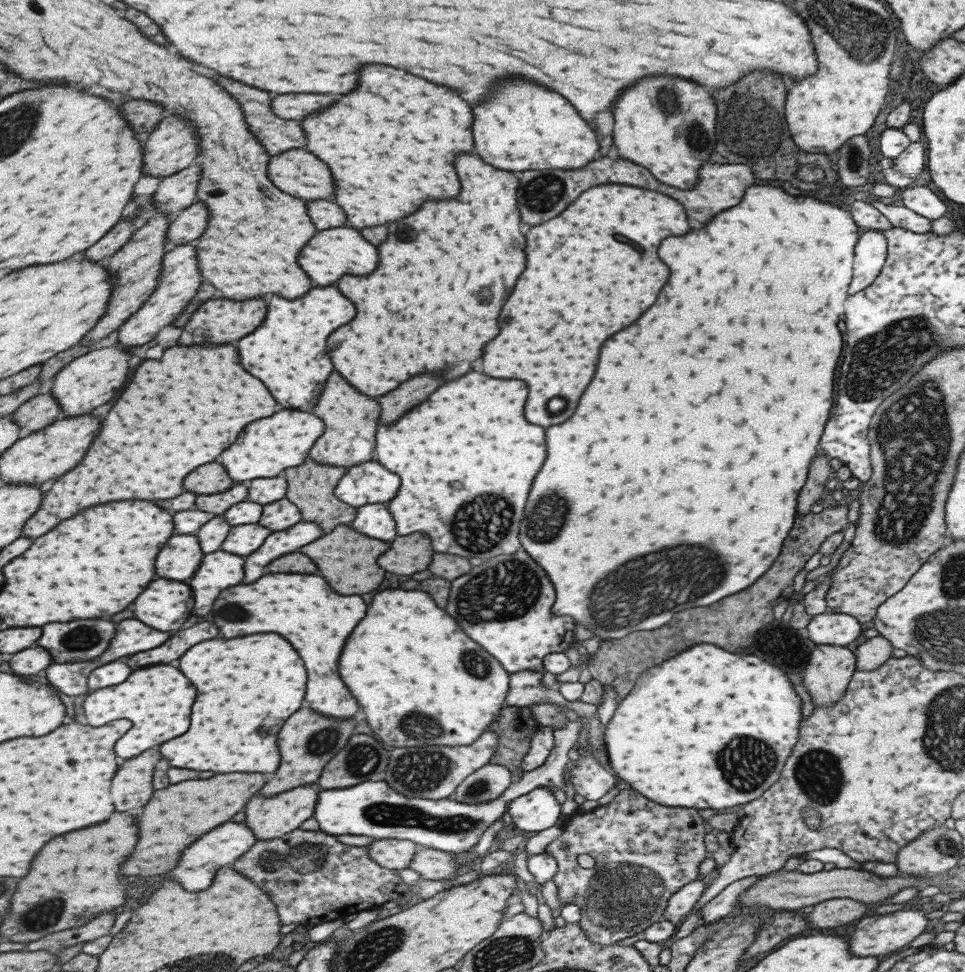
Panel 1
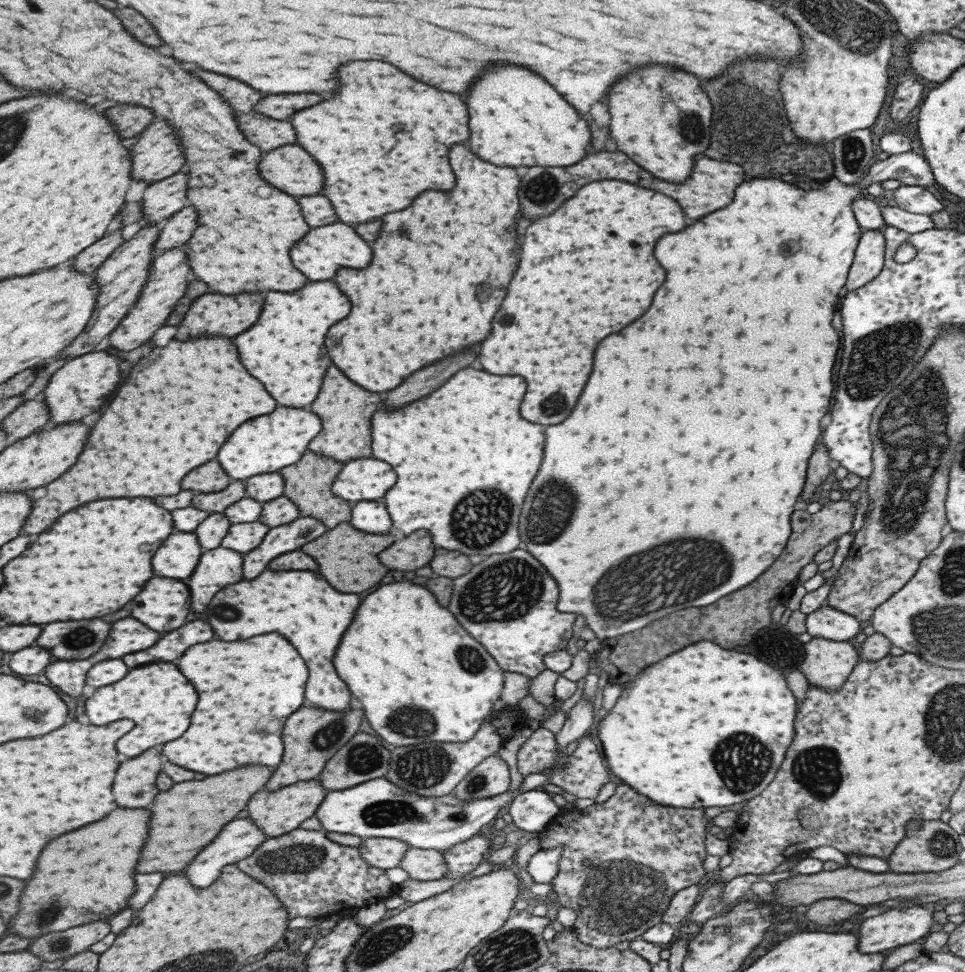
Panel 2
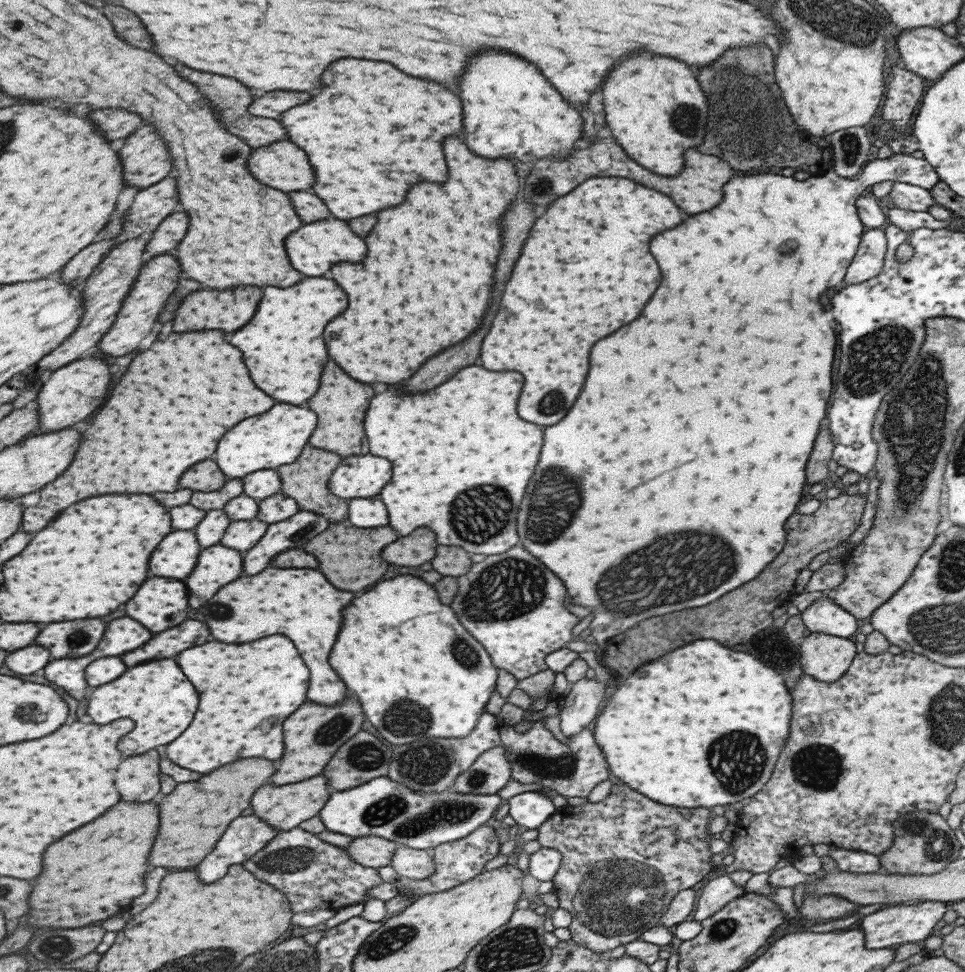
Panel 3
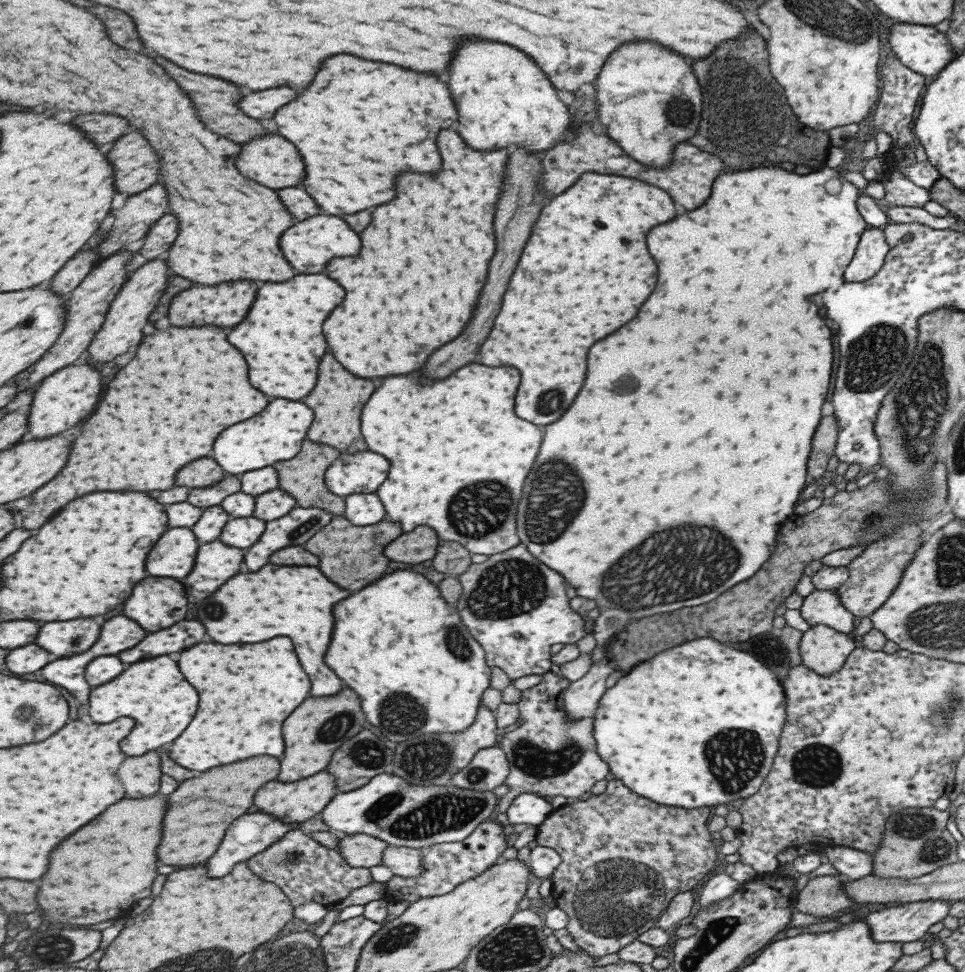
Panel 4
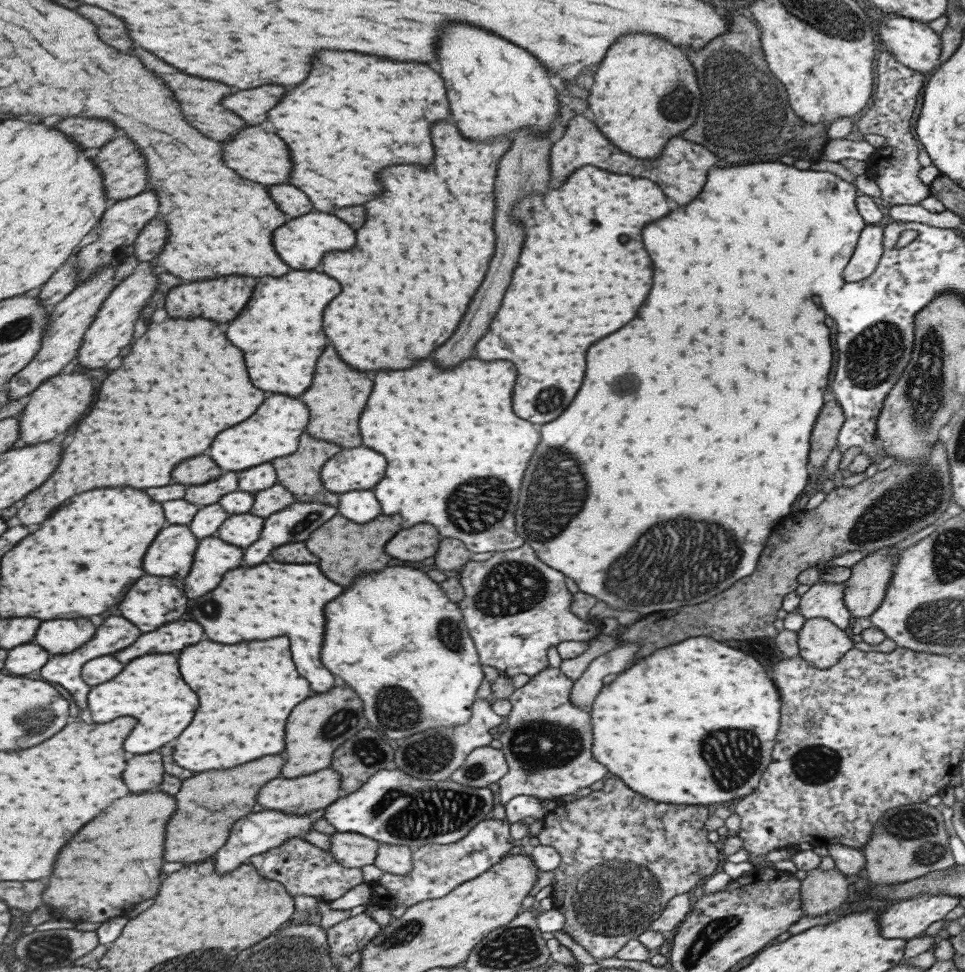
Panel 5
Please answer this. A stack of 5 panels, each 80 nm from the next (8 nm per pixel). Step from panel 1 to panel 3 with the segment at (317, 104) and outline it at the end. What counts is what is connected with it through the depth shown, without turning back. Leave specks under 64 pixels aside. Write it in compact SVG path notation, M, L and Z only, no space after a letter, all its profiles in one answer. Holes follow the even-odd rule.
M269 92L269 94L253 98L253 102L247 106L247 112L253 116L277 120L285 108L301 104L307 98L309 98L309 94L305 94L305 92Z

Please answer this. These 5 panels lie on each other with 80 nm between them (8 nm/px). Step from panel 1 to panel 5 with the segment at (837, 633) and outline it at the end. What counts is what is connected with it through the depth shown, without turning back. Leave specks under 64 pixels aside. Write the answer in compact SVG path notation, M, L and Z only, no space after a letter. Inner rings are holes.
M813 583L800 596L796 610L805 619L826 618L844 630L849 622L849 611L843 602L843 583Z

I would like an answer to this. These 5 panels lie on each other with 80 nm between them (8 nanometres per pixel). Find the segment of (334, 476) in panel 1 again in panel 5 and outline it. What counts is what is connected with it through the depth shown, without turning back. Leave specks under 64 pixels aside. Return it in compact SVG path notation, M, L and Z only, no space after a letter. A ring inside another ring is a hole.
M305 430L302 433L299 436L295 452L271 460L270 463L274 468L276 480L292 494L295 501L321 501L323 504L330 504L336 508L338 494L325 490L320 481L320 468L330 456L336 455L341 448L336 444L331 444L329 441L313 438L307 435Z

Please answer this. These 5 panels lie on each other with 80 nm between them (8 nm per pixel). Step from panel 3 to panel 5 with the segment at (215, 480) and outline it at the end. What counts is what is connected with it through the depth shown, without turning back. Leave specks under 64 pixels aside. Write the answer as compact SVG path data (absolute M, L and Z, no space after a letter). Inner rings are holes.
M193 456L187 460L181 460L173 470L171 478L177 484L205 484L221 476L223 470L213 464L207 456Z

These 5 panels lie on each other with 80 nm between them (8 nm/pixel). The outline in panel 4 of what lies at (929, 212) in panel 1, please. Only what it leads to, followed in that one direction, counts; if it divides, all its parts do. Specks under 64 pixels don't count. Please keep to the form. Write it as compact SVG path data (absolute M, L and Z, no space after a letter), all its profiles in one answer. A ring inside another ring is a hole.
M891 168L885 178L879 181L885 191L885 201L890 206L908 206L921 208L930 201L929 192L926 188L921 188L905 180L905 176L899 174L897 168Z

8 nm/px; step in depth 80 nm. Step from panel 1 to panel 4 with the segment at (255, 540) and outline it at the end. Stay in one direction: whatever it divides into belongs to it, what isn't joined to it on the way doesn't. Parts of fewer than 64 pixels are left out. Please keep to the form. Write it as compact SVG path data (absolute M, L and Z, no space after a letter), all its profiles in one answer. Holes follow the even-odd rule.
M253 515L230 518L221 528L218 539L233 548L249 548L263 532L265 521Z

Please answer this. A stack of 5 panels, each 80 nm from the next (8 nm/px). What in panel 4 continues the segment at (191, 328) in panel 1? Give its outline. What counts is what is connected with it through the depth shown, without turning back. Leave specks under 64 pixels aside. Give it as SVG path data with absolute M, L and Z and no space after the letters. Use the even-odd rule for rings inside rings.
M239 280L233 284L217 284L217 286L193 286L193 288L183 290L173 296L167 316L173 326L213 324L213 326L229 326L231 328L245 318L251 302L255 298L255 290L257 290L257 282L251 282L251 280Z

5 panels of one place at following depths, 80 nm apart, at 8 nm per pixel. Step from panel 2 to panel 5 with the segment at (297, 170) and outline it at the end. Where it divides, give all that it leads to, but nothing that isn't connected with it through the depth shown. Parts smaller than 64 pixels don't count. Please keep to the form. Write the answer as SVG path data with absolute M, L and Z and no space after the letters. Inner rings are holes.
M249 126L220 143L222 144L222 163L239 177L265 186L287 182L287 174L291 168L289 154L287 154L287 148L283 148L285 144L275 134L263 132L259 126Z

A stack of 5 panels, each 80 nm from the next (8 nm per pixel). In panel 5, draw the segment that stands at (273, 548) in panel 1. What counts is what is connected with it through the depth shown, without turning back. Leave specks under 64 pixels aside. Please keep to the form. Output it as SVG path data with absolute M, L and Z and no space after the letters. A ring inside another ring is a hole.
M293 501L284 506L281 510L269 513L263 519L263 524L257 537L257 540L245 548L243 552L243 564L245 566L255 566L269 556L269 552L275 546L287 544L287 542L303 542L313 530L321 526L326 520L329 520L336 513L336 508L330 504L323 504L321 501Z

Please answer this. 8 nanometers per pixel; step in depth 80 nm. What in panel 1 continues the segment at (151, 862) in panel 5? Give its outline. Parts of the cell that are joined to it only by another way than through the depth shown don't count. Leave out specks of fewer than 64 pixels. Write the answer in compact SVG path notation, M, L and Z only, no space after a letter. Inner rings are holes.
M115 812L101 824L51 838L33 858L29 874L17 884L11 898L13 908L1 920L1 936L11 942L27 943L54 932L83 926L101 912L121 906L125 902L125 888L119 882L119 866L133 852L135 842L137 824L127 812Z

